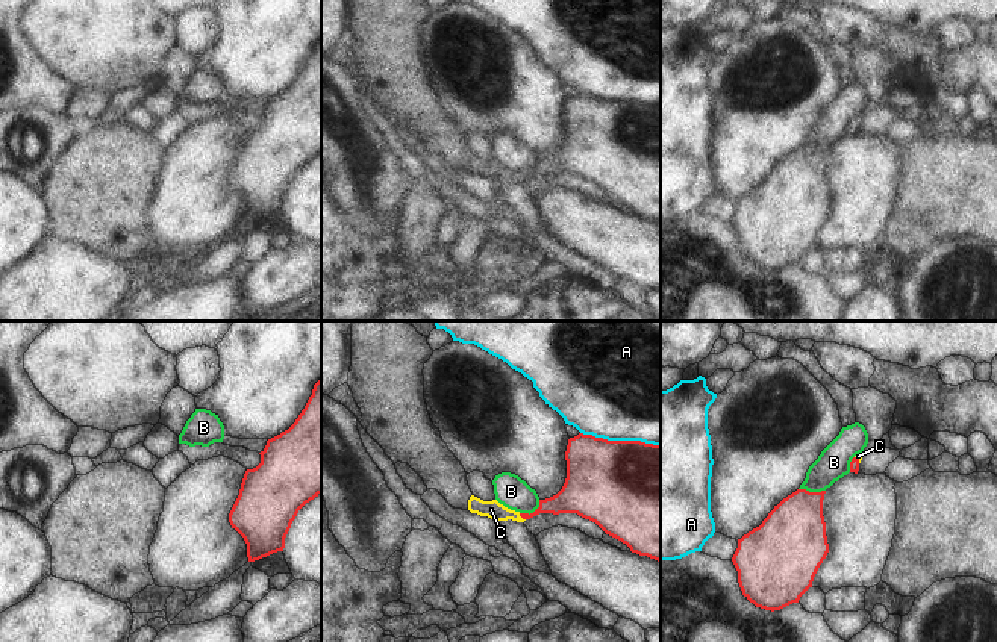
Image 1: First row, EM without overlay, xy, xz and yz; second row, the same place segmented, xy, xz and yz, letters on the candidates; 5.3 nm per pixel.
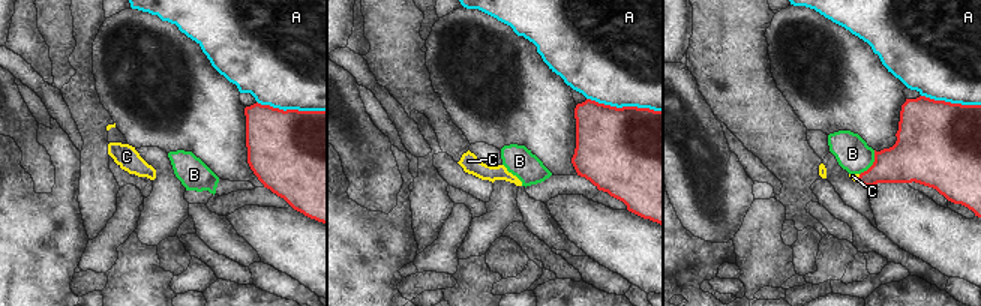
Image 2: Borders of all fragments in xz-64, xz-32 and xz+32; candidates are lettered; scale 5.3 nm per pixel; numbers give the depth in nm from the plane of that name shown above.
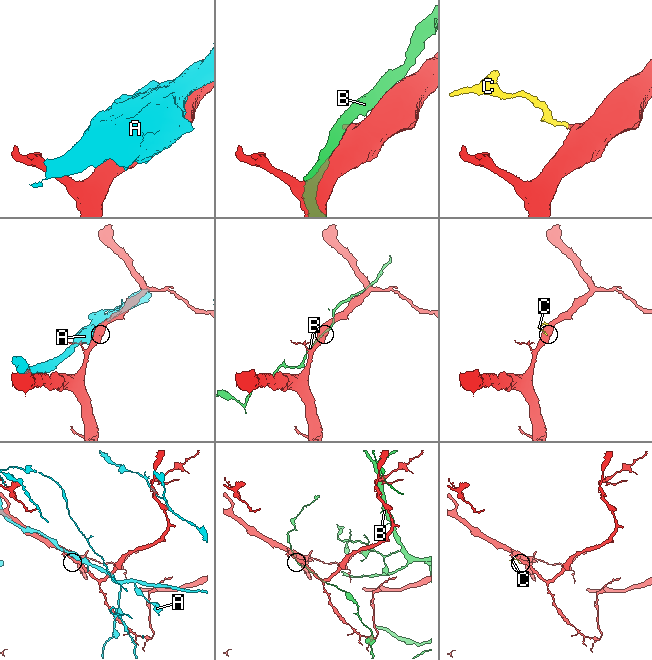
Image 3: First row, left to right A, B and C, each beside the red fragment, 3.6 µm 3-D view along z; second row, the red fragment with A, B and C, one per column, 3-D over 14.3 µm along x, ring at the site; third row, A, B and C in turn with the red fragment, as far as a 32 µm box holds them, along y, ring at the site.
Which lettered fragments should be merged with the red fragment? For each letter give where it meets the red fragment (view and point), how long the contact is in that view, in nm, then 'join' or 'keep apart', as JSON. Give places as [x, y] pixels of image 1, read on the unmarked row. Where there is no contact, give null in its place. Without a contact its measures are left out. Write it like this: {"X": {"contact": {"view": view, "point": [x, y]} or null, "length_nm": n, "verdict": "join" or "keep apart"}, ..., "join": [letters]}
{"A": {"contact": {"view": "xz", "point": [620, 102]}, "length_nm": 440, "verdict": "keep apart"}, "B": {"contact": {"view": "yz", "point": [812, 153]}, "length_nm": 140, "verdict": "keep apart"}, "C": {"contact": {"view": "xz", "point": [521, 177]}, "length_nm": 50, "verdict": "join"}, "join": ["C"]}

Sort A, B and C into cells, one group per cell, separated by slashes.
A / B / C

